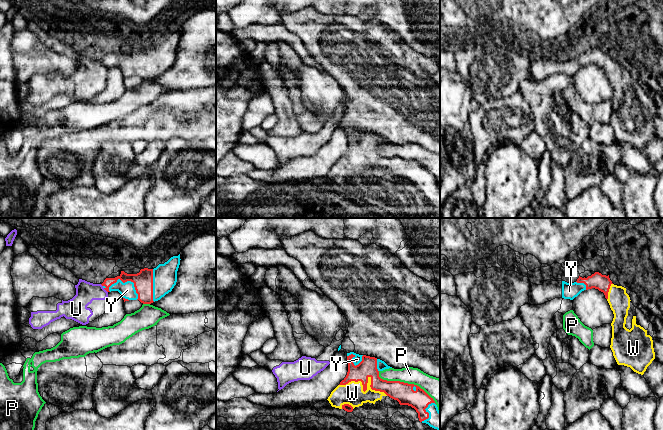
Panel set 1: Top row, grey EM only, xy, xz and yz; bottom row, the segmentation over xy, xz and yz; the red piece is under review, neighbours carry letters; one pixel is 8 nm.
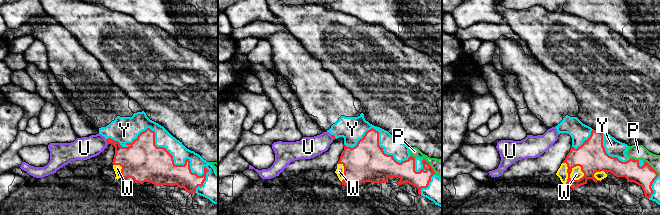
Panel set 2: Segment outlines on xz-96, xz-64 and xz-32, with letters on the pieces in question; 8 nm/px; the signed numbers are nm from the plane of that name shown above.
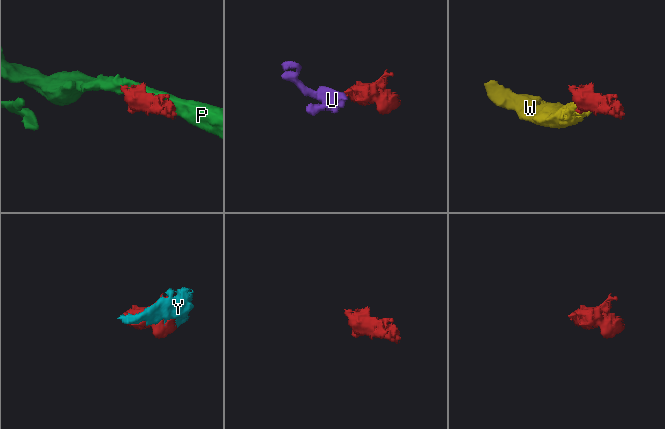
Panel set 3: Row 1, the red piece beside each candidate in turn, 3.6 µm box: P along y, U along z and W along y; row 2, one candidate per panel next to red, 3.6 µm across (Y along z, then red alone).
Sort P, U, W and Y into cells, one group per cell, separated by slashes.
P / U / W Y

